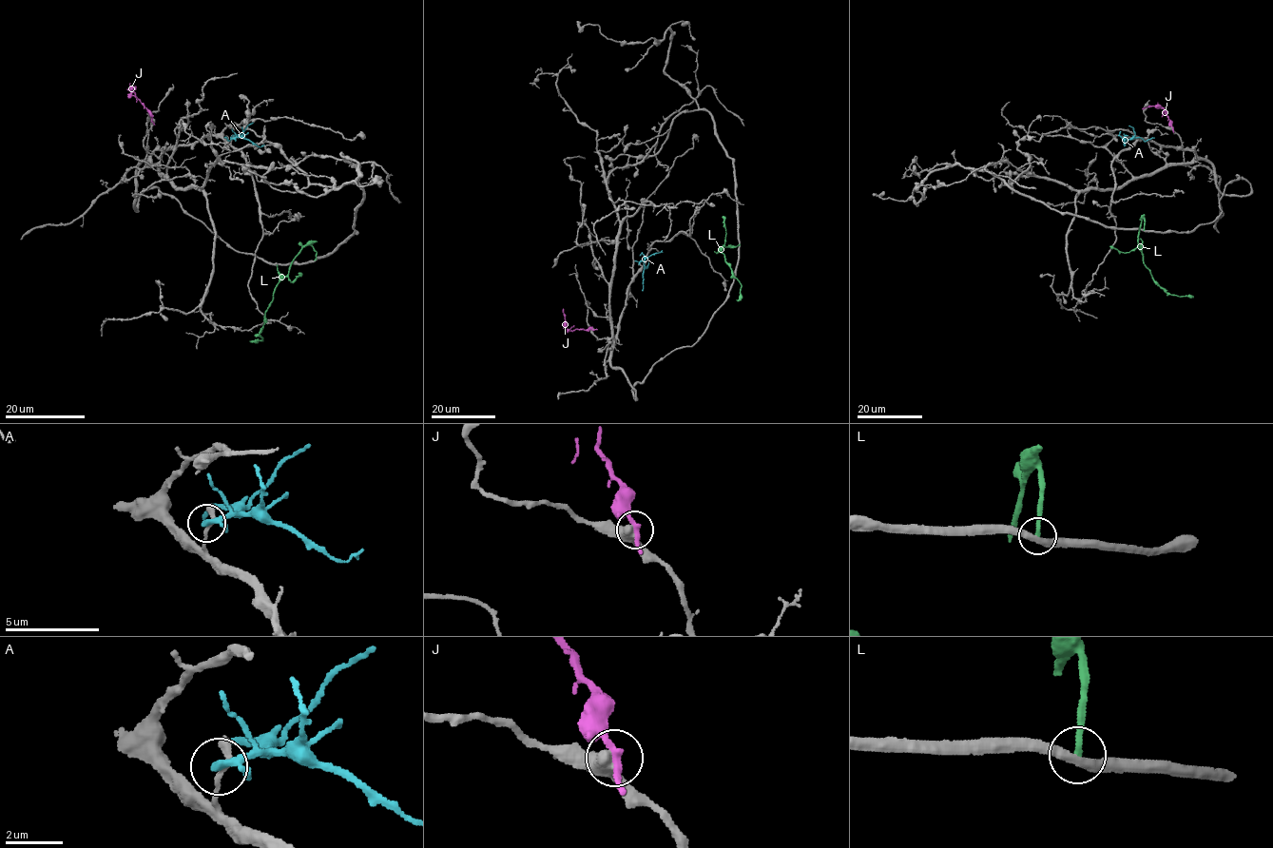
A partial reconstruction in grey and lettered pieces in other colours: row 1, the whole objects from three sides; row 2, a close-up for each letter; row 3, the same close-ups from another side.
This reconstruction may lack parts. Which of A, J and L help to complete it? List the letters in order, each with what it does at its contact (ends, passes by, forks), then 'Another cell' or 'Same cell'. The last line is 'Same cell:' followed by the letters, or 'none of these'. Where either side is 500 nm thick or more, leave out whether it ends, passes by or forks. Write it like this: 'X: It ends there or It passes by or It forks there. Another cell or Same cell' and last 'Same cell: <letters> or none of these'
A: It passes by. Another cell
J: Another cell
L: It ends there. Another cell
Same cell: none of these

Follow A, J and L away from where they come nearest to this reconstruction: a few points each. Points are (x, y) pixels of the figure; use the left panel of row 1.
A: (231, 139), (238, 137), (226, 140), (224, 137)
J: (151, 119), (150, 113), (130, 89), (136, 86), (135, 89)
L: (315, 260), (317, 252), (306, 244), (275, 287), (260, 333), (261, 341), (250, 341)

